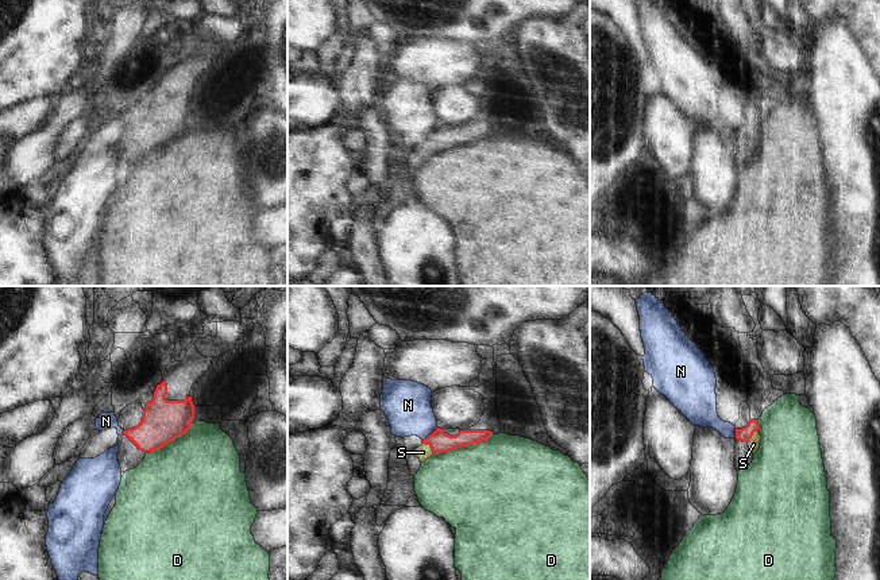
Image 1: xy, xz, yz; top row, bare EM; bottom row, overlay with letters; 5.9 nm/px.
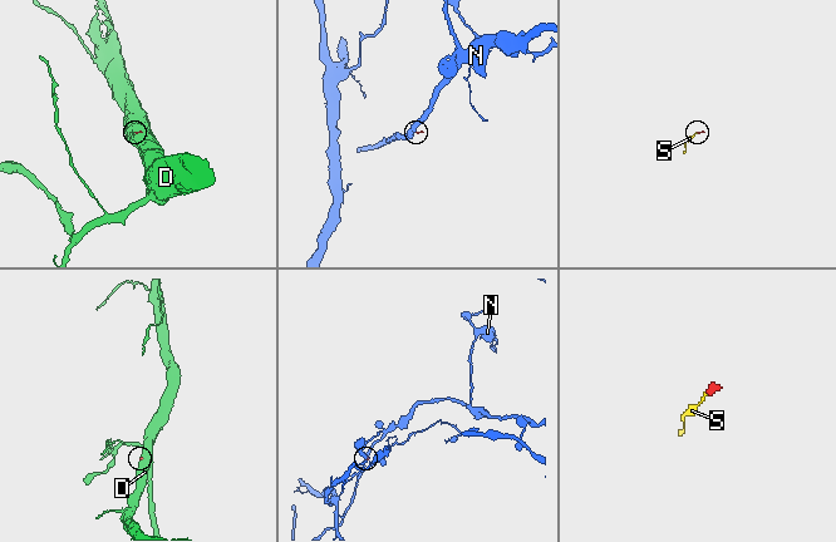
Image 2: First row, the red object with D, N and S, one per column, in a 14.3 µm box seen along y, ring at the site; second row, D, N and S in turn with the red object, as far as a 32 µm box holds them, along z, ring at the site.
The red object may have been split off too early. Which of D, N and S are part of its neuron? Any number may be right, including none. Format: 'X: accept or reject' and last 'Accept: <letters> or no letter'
D: reject
N: reject
S: accept
Accept: S

